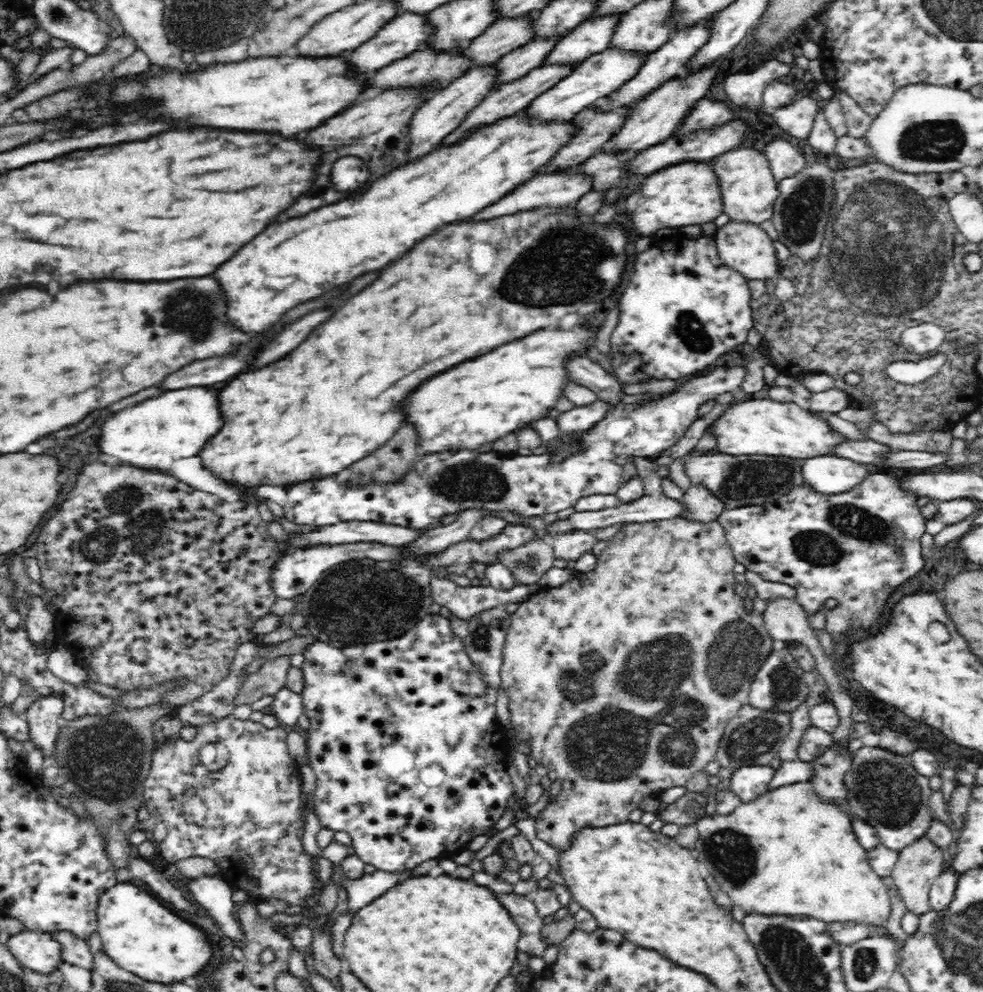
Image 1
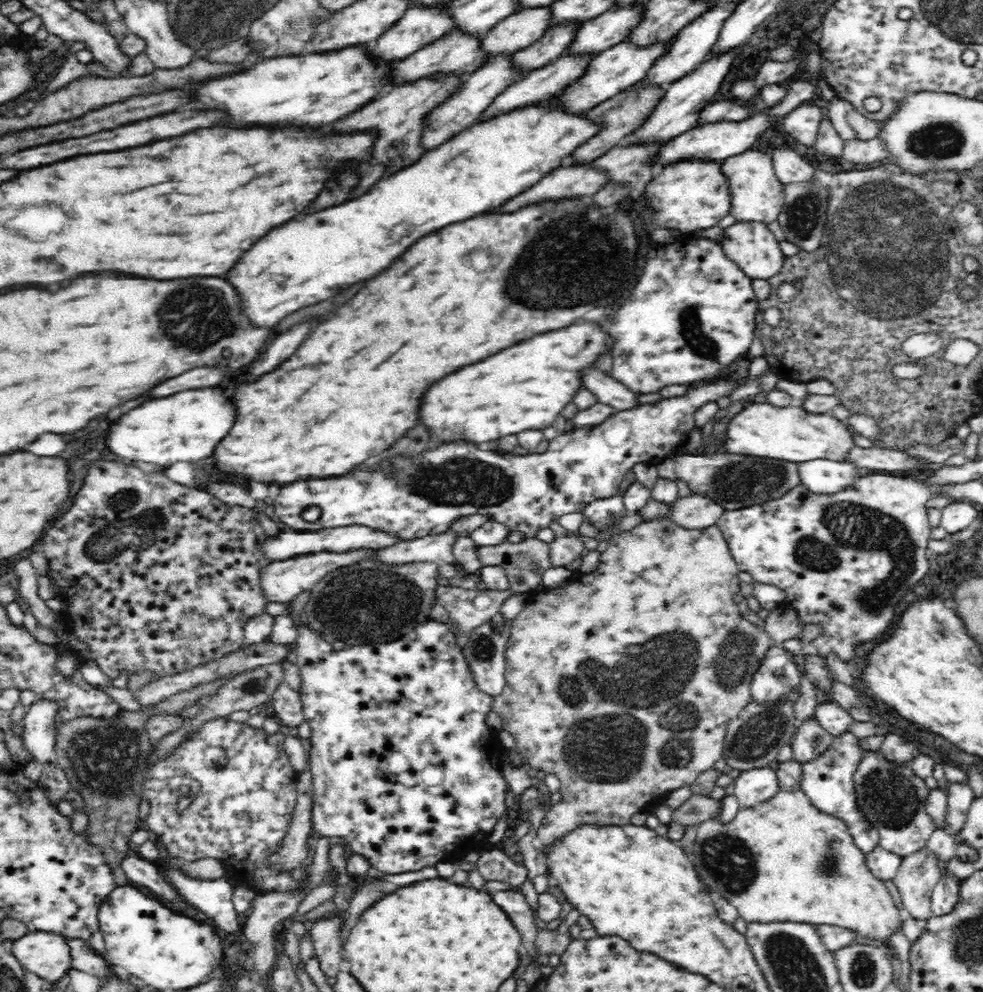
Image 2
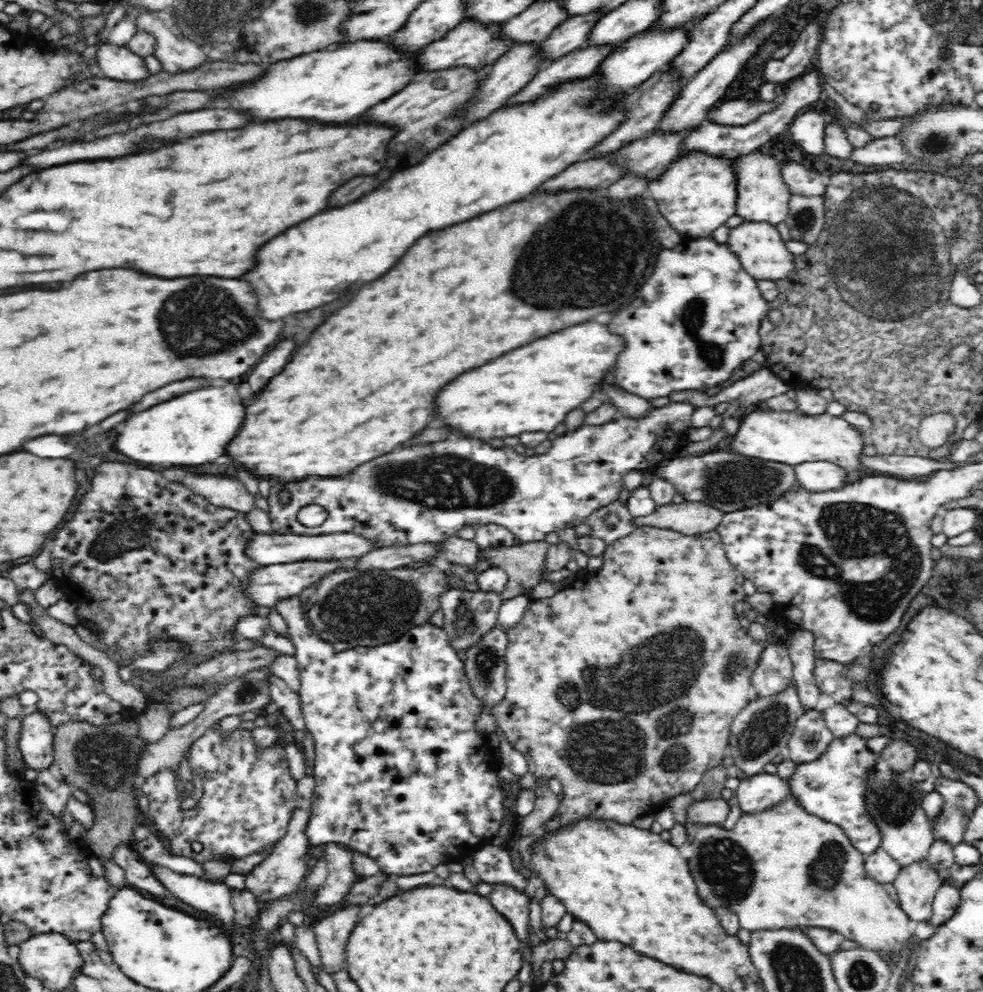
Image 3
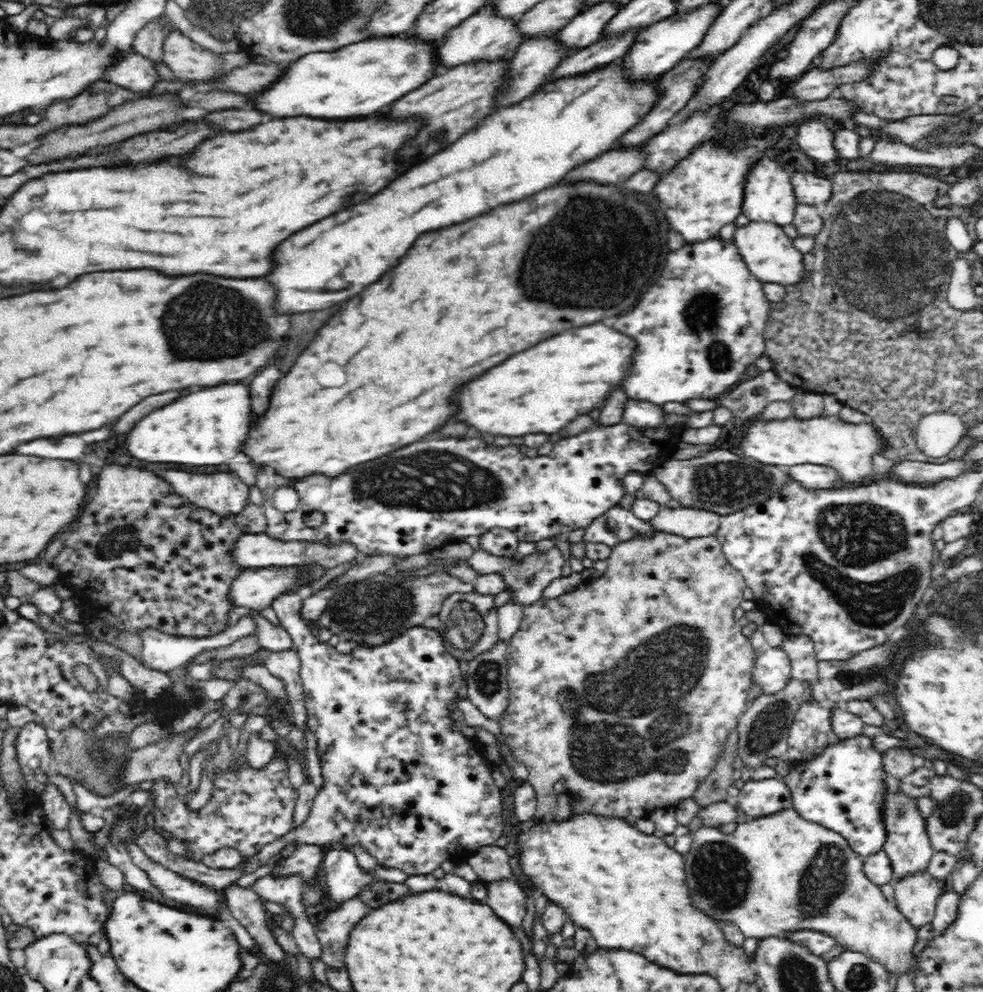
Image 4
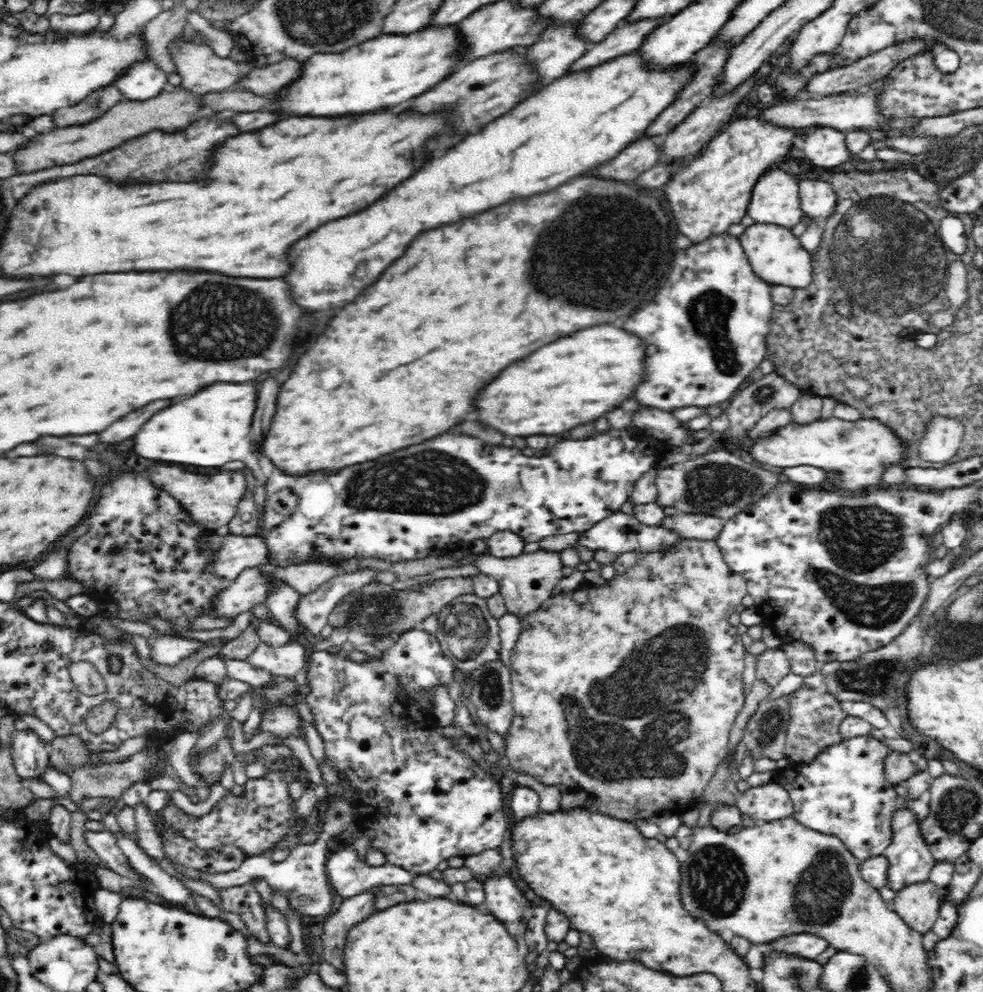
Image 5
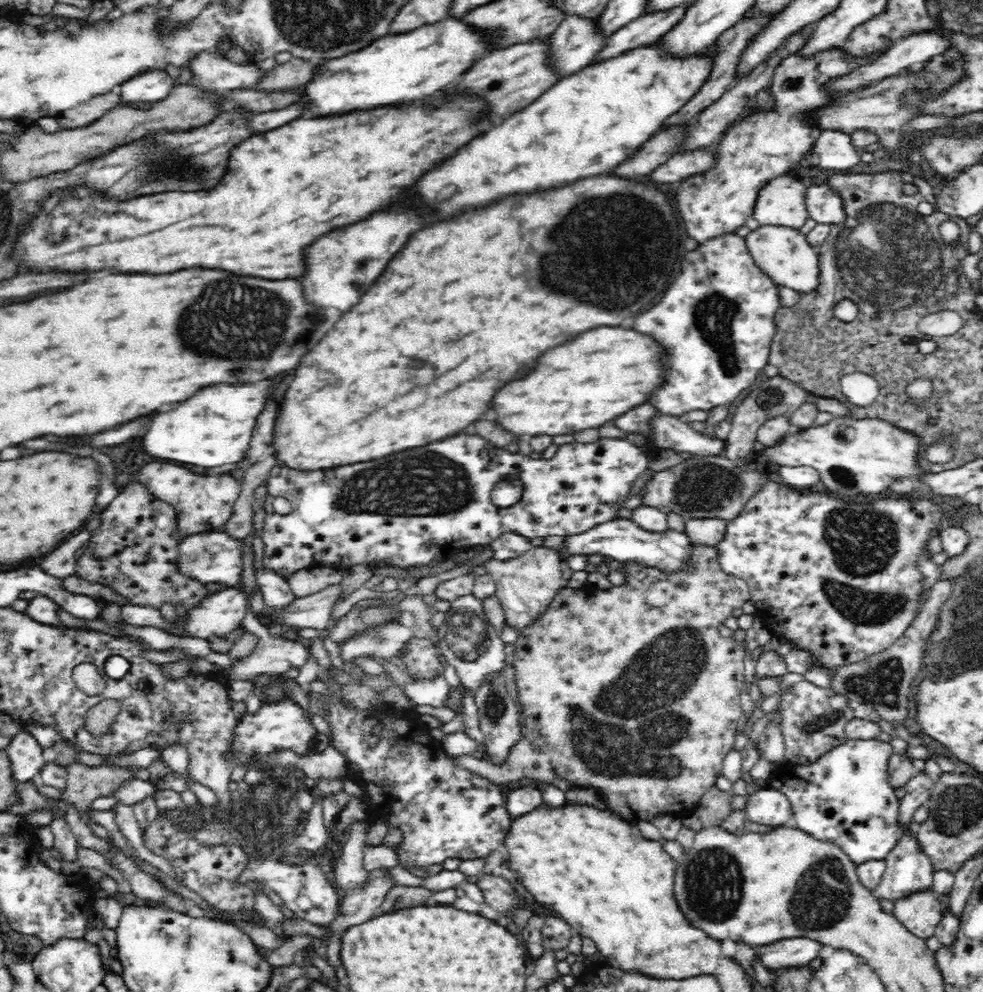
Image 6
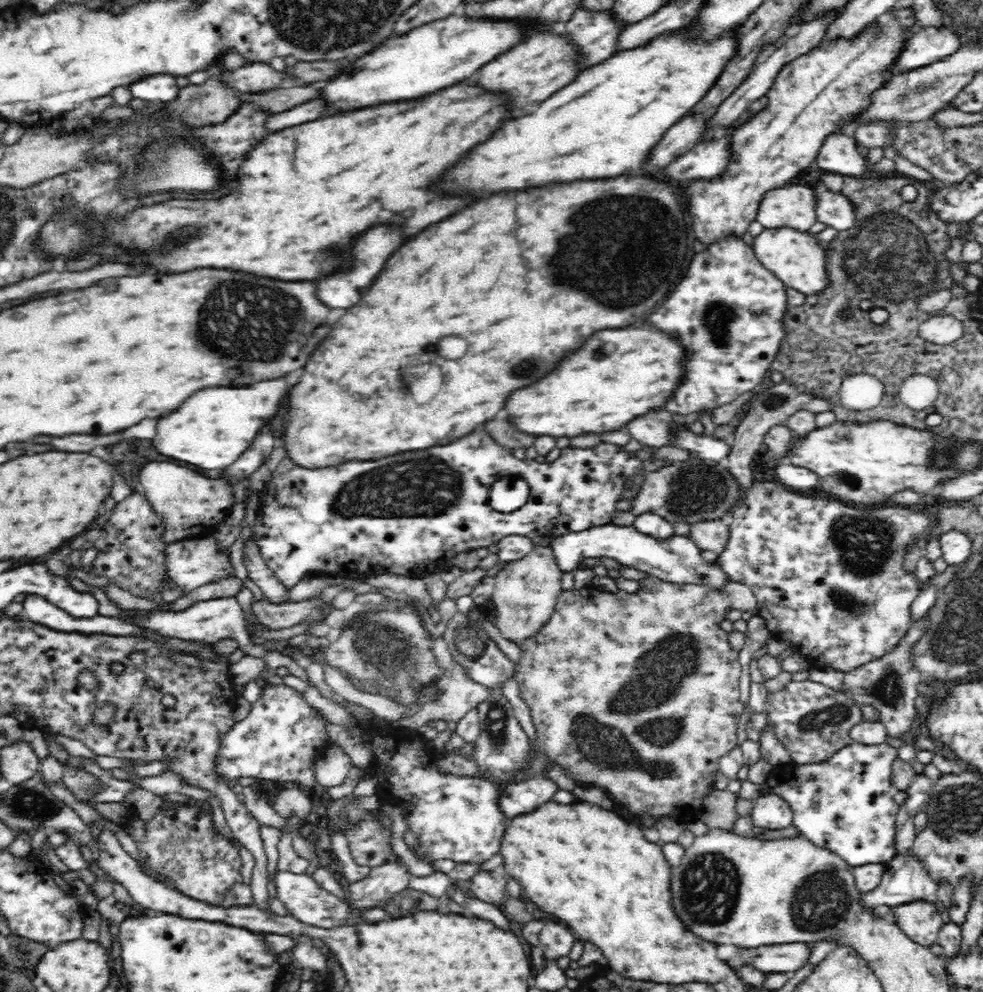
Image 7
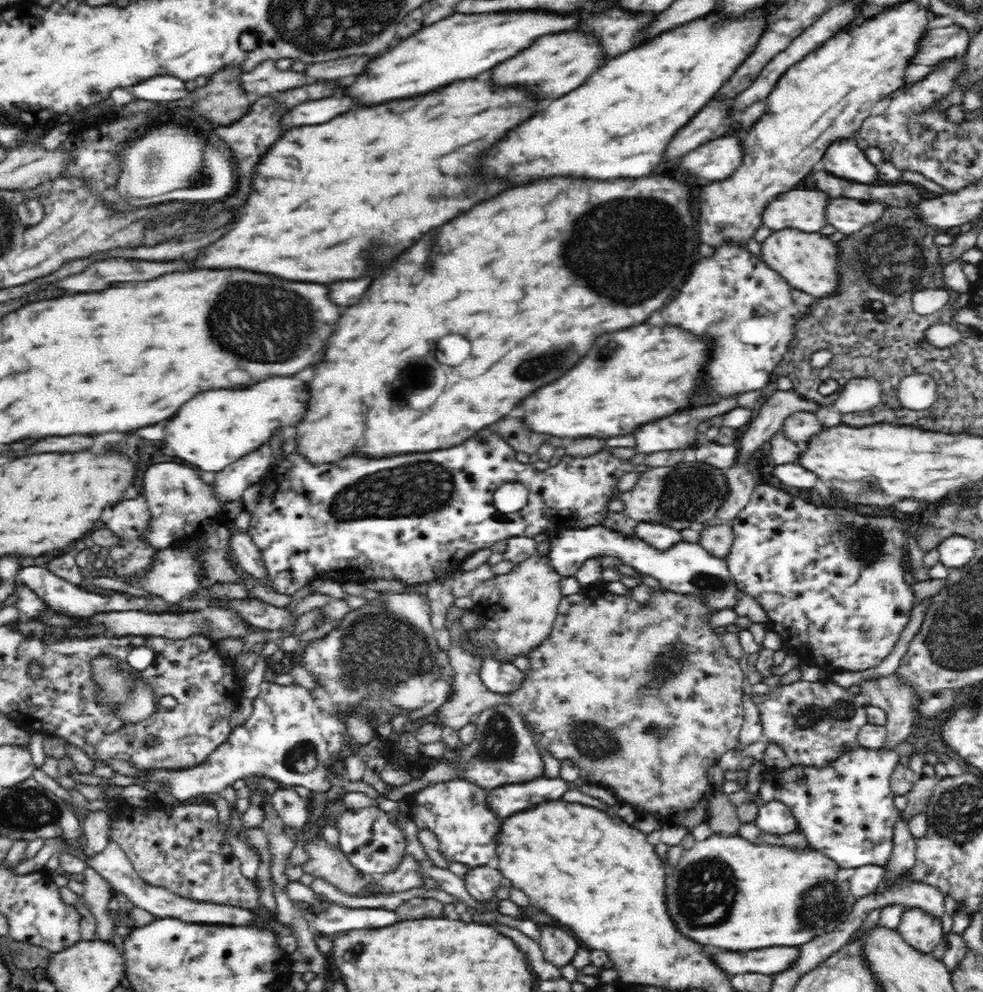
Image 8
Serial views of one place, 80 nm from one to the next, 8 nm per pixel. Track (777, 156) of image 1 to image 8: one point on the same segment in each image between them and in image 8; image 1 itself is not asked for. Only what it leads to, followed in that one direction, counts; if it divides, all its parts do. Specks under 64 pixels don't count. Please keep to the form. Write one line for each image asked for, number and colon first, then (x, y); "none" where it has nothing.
2: (788, 165)
3: (800, 179)
4: (808, 188)
5: (816, 196)
6: (822, 204)
7: (831, 208)
8: (847, 215)

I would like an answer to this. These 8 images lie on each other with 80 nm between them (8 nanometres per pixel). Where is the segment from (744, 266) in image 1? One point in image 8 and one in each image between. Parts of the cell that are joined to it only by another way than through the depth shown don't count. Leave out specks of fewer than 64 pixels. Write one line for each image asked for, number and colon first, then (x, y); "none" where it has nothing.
2: (751, 246)
3: (758, 246)
4: (770, 255)
5: (776, 256)
6: (782, 254)
7: (796, 258)
8: (807, 261)

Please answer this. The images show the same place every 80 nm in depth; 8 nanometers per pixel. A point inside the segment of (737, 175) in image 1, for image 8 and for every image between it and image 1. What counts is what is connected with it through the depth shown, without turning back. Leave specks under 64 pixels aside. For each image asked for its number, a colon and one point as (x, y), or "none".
2: (755, 194)
3: (762, 196)
4: (767, 193)
5: (774, 199)
6: (780, 202)
7: (791, 205)
8: (800, 208)

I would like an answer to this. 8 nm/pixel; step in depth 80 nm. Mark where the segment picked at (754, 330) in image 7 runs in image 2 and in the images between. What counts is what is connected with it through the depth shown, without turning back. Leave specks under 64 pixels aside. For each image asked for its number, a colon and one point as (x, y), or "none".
2: (692, 312)
3: (696, 318)
4: (700, 325)
5: (705, 329)
6: (715, 321)

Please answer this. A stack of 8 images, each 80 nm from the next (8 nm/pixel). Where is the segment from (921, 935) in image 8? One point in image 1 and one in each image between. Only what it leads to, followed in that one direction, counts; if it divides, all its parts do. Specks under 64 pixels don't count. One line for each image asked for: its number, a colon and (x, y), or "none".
1: (919, 863)
2: (919, 871)
3: (916, 884)
4: (915, 894)
5: (917, 903)
6: (920, 911)
7: (920, 919)

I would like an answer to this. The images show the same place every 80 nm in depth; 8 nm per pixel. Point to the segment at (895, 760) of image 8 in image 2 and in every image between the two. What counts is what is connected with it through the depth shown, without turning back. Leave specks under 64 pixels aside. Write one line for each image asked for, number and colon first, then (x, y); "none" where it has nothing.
2: (827, 780)
3: (830, 787)
4: (842, 789)
5: (843, 791)
6: (844, 796)
7: (846, 803)

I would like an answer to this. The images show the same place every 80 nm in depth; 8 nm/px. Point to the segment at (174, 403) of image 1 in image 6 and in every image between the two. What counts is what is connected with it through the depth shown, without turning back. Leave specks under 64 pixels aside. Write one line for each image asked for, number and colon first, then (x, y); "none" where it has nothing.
2: (185, 426)
3: (190, 429)
4: (206, 427)
5: (212, 427)
6: (212, 428)

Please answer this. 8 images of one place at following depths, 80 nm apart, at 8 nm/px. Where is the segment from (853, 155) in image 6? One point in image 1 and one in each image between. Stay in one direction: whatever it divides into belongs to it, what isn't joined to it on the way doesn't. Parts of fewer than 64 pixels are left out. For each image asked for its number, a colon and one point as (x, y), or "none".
1: (796, 118)
2: (801, 122)
3: (807, 127)
4: (815, 138)
5: (824, 146)

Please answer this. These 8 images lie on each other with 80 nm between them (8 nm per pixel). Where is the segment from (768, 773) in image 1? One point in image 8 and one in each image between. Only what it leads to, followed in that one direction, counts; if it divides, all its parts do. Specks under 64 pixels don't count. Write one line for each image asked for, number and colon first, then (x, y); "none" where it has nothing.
2: (752, 787)
3: (757, 792)
4: (757, 798)
5: (770, 801)
6: (769, 806)
7: (770, 811)
8: (774, 816)

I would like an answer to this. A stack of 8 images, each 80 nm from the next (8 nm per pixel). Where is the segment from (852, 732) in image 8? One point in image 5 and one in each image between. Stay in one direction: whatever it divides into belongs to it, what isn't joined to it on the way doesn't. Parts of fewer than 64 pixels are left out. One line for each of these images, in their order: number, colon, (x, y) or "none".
5: (814, 717)
6: (813, 720)
7: (813, 721)

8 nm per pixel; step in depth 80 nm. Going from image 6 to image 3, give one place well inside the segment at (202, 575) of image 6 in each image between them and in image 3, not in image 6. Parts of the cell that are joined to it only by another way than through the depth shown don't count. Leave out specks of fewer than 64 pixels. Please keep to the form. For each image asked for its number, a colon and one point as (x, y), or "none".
3: (274, 548)
4: (254, 551)
5: (234, 553)

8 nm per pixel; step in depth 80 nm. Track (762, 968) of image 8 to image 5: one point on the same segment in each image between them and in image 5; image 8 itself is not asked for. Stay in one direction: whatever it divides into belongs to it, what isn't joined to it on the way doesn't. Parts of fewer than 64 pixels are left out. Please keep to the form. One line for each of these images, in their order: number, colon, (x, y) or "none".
5: (810, 945)
6: (799, 950)
7: (790, 956)

